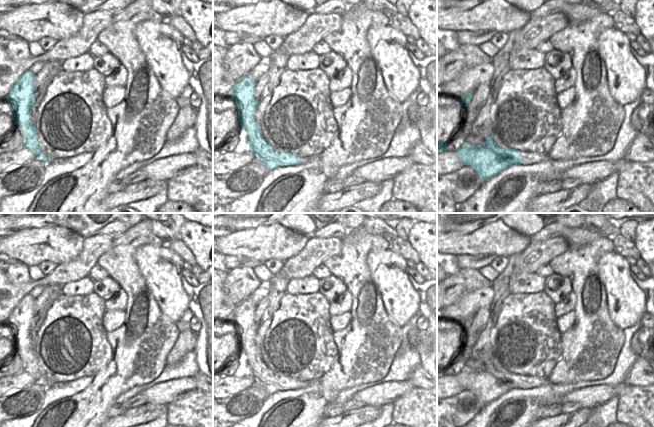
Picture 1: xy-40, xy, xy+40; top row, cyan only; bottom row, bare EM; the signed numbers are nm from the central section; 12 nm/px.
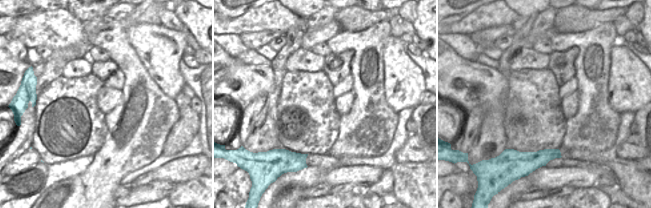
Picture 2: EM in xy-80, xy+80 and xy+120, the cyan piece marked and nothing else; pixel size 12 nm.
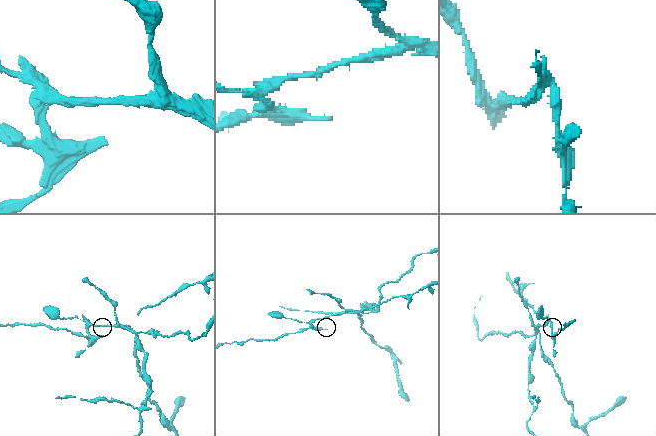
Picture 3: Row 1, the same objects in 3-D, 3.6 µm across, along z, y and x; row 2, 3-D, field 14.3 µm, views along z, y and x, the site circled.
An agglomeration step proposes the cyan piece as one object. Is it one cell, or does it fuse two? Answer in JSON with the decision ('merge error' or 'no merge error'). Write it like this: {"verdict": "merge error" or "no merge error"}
{"verdict": "merge error"}

